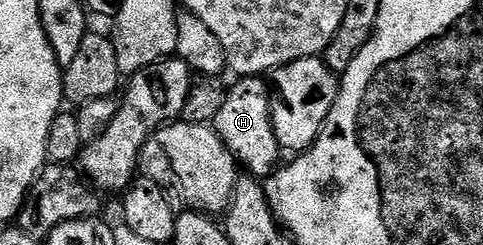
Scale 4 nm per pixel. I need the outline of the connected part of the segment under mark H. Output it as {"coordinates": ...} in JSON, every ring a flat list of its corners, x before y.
{"coordinates":[[261,76,251,78,238,77,237,83,228,87,225,102,219,108,211,123,217,135,225,141,225,146,231,156,237,161,238,167,245,166,250,175,258,180,264,180,278,169,283,151,277,142,275,128,269,111,269,87,266,79]]}

